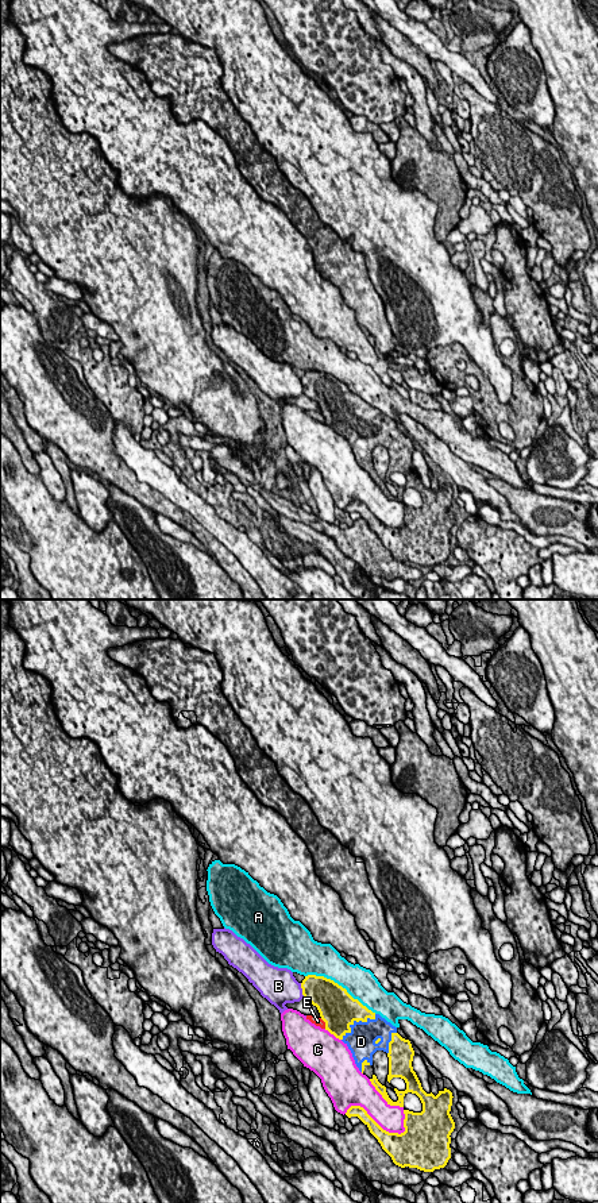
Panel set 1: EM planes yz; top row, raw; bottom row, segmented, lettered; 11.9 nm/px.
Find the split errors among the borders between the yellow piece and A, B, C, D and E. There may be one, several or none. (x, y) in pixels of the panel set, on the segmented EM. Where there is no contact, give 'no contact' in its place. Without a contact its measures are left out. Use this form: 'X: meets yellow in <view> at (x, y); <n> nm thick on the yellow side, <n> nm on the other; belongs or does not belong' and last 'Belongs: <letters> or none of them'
A: meets yellow in yz at (340, 986); 440 nm thick on the yellow side, 380 nm on the other; does not belong
B: meets yellow in yz at (303, 991); 360 nm thick on the yellow side, 380 nm on the other; does not belong
C: meets yellow in yz at (374, 1121); 180 nm thick on the yellow side, 320 nm on the other; does not belong
D: meets yellow in yz at (357, 1021); 440 nm thick on the yellow side, 340 nm on the other; belongs
E: meets yellow in yz at (325, 1024); 460 nm thick on the yellow side, 100 nm on the other; does not belong
Belongs: D

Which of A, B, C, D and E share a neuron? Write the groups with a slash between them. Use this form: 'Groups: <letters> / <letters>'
Groups: A / B / C / D / E

